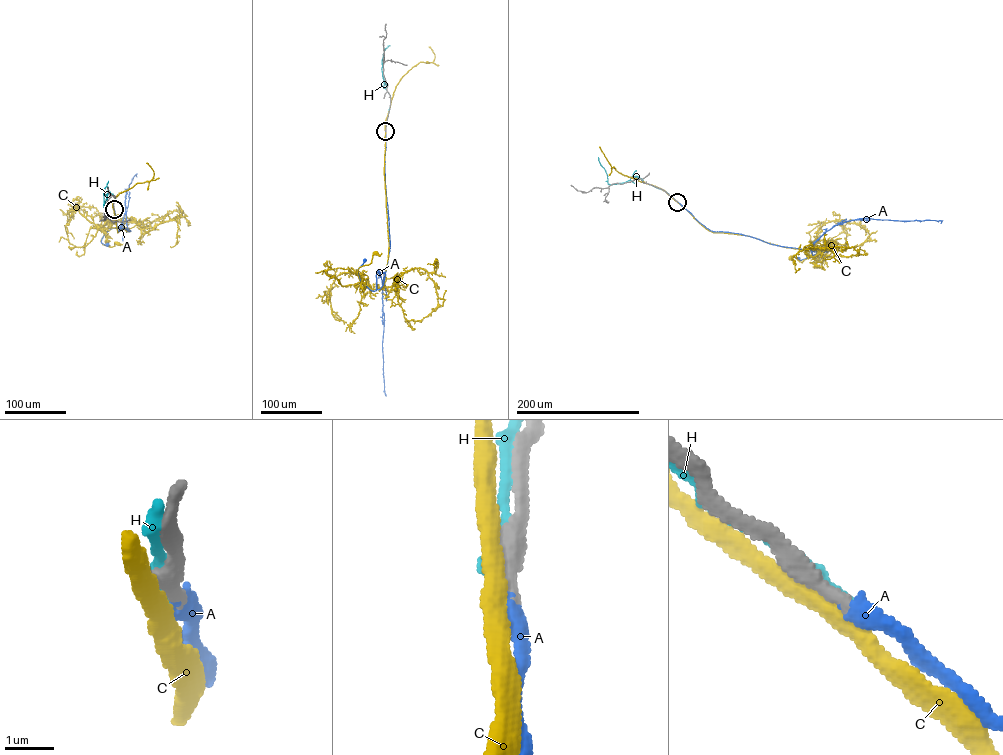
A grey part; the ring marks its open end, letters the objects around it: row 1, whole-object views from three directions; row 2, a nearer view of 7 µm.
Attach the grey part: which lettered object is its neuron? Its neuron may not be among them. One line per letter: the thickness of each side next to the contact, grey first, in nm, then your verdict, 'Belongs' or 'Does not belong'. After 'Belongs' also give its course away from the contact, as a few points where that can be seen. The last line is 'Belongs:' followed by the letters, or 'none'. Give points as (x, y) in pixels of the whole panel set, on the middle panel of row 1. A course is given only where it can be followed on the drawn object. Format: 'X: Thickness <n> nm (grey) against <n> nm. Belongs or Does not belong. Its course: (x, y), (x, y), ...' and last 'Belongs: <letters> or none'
A: Thickness 280 nm (grey) against 360 nm. Belongs. Its course: (385, 131), (384, 170), (390, 245), (383, 284), (374, 291), (358, 276), (357, 270), (365, 260)
C: Thickness 480 nm (grey) against 360 nm. Does not belong
H: Thickness 340 nm (grey) against 200 nm. Does not belong
Belongs: A

